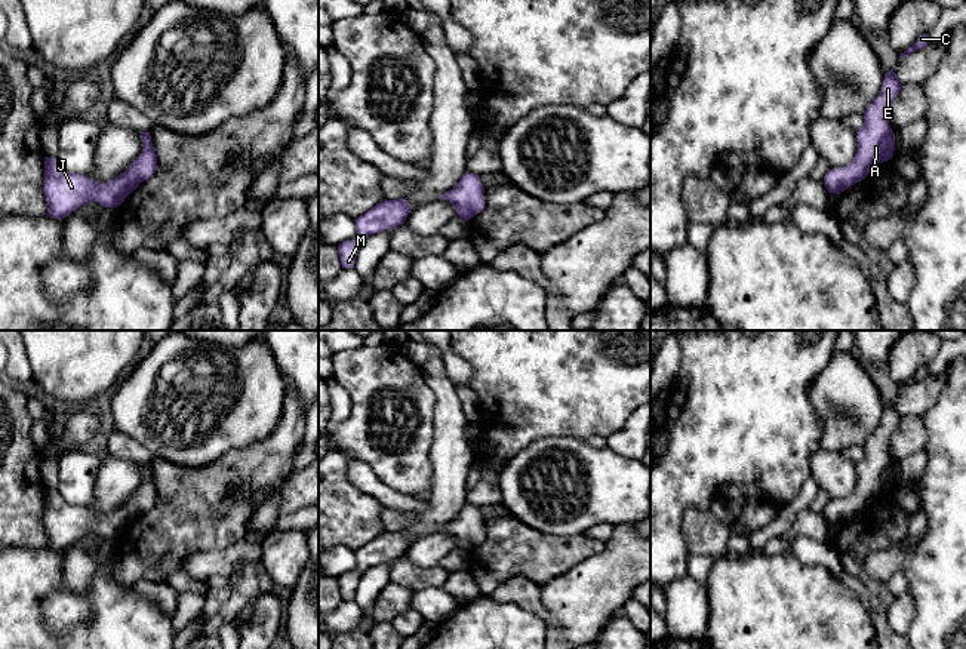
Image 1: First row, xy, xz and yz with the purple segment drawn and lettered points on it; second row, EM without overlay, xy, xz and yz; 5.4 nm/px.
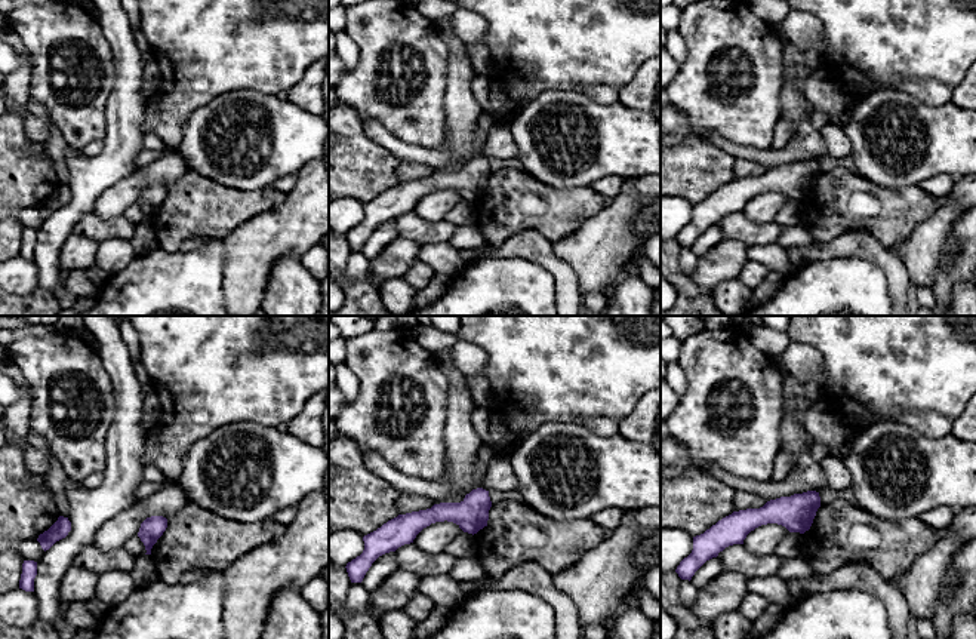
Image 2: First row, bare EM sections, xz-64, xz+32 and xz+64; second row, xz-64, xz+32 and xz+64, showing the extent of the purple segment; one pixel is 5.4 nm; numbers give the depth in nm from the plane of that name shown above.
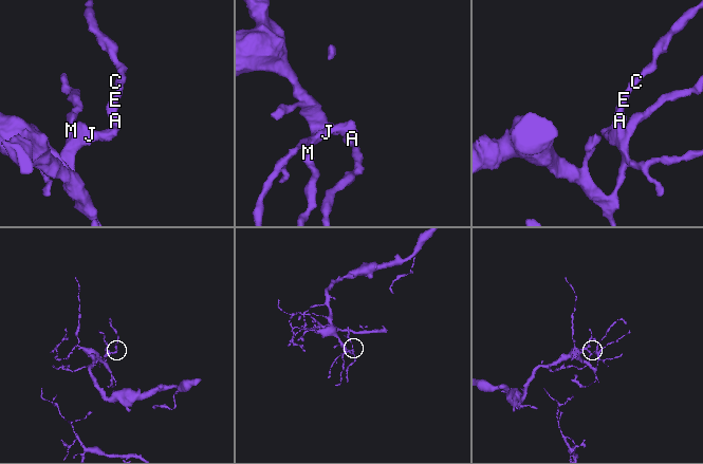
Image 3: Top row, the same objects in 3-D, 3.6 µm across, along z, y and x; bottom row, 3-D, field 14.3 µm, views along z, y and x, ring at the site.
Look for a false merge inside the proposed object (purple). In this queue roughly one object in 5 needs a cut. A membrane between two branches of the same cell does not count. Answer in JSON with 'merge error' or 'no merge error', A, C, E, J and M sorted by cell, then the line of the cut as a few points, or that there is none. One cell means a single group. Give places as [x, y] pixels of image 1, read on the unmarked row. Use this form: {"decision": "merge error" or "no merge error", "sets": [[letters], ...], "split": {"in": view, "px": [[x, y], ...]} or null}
{"decision": "no merge error", "sets": [["A", "C", "E", "J", "M"]], "split": null}

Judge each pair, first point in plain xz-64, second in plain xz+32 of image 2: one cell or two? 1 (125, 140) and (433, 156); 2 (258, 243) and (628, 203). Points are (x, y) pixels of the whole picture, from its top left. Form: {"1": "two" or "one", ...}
{"1": "two", "2": "one"}

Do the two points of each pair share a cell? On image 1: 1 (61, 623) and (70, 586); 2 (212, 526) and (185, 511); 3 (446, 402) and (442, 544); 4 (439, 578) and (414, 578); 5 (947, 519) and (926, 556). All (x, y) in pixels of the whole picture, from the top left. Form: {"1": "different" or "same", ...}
{"1": "same", "2": "same", "3": "different", "4": "same", "5": "same"}

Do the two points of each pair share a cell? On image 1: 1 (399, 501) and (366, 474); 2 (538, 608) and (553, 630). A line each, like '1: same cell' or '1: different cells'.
1: same cell
2: same cell

